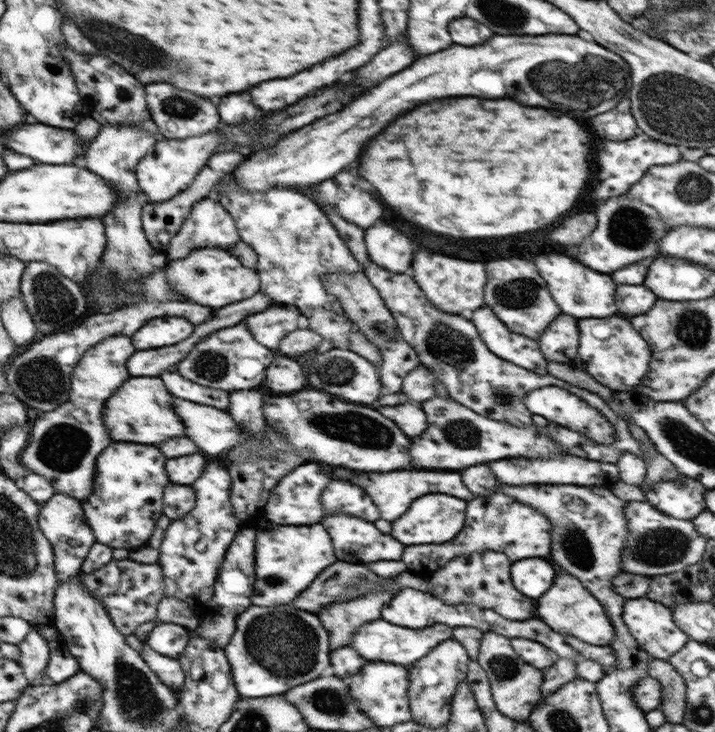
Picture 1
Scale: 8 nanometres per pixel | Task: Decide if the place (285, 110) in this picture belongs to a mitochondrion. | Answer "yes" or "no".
no

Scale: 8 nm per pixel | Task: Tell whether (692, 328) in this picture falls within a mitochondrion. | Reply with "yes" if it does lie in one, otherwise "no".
yes

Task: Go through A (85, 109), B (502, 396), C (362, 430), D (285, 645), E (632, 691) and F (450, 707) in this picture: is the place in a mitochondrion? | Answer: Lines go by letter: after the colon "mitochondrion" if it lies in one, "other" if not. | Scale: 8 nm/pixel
A: other
B: mitochondrion
C: mitochondrion
D: mitochondrion
E: other
F: other

